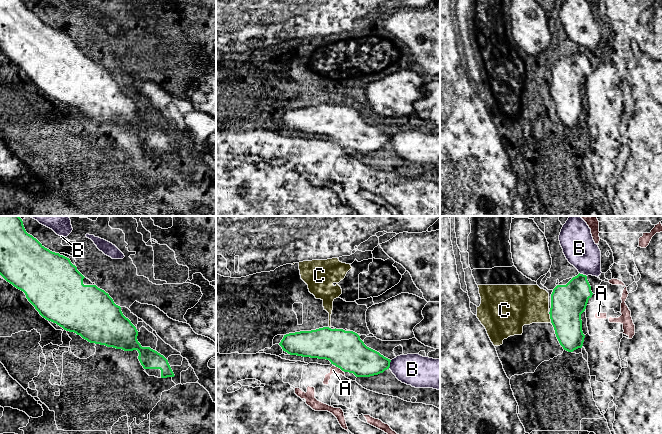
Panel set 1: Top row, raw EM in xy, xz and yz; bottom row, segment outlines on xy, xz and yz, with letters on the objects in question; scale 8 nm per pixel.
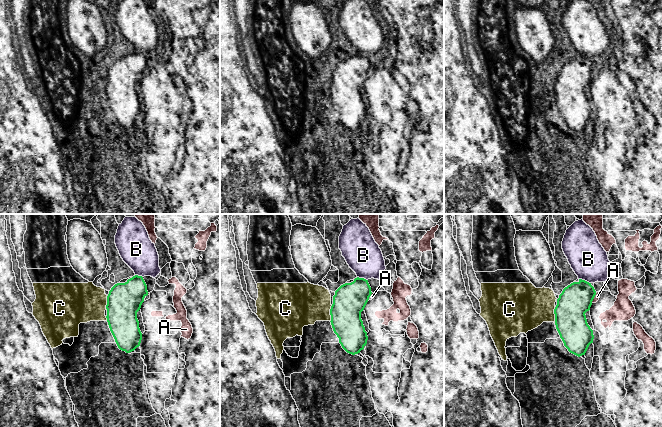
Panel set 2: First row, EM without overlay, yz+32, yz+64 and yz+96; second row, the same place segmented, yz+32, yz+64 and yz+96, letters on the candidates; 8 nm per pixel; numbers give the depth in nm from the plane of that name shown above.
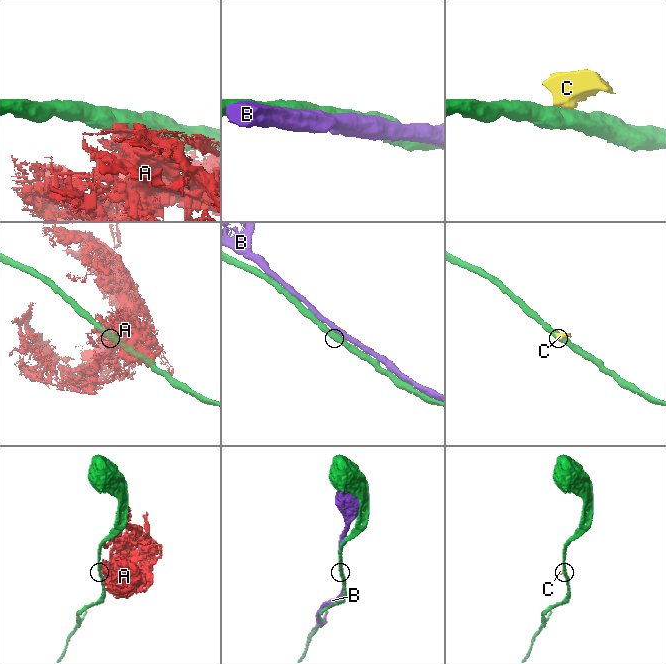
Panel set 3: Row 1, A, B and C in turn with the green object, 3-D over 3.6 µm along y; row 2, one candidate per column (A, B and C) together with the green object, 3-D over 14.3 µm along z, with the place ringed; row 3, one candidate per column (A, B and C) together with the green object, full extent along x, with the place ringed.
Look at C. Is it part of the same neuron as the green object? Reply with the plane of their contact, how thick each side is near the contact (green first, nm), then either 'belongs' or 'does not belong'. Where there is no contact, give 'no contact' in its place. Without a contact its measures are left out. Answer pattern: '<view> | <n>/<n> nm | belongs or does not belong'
yz | 280/320 nm | does not belong

